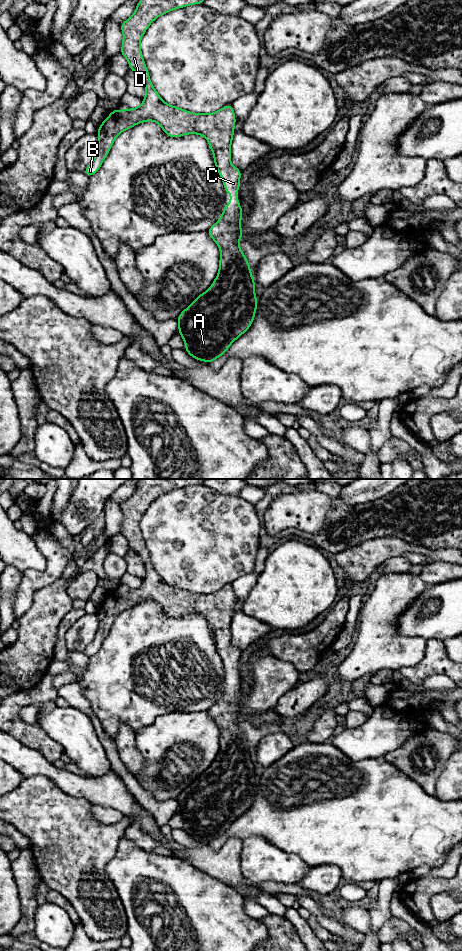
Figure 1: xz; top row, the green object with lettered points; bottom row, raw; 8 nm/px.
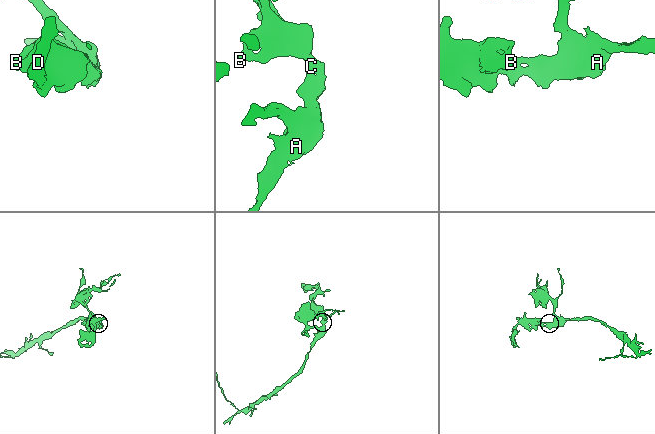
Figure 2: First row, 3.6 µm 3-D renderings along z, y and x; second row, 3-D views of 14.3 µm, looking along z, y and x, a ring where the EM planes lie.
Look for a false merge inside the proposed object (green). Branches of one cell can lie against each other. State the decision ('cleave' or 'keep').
keep

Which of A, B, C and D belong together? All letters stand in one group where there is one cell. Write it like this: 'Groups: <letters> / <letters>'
Groups: A B C D

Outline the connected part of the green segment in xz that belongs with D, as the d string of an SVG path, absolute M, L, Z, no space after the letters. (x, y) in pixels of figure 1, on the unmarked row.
M141 479L134 494L119 504L123 512L123 522L120 534L128 543L129 549L133 550L144 563L146 575L142 584L137 588L126 590L116 589L109 593L97 612L99 627L92 642L87 645L84 653L90 657L98 652L103 640L116 617L123 611L145 602L154 601L158 603L163 612L173 618L187 614L198 614L204 616L213 632L214 643L217 652L223 660L224 670L231 675L229 684L223 686L220 699L208 710L209 716L220 728L219 752L210 768L200 774L177 798L179 805L178 813L185 823L185 831L196 840L205 841L209 844L222 836L230 825L245 813L254 800L257 789L257 777L255 775L255 759L252 757L249 742L243 731L239 728L243 710L240 702L243 696L241 685L238 683L237 671L240 667L241 649L231 645L231 623L235 613L234 607L236 597L232 584L227 584L220 590L209 593L192 593L190 591L172 586L163 581L151 563L145 540L141 533L140 521L149 505L159 496L178 488L194 484L204 484L206 479Z

